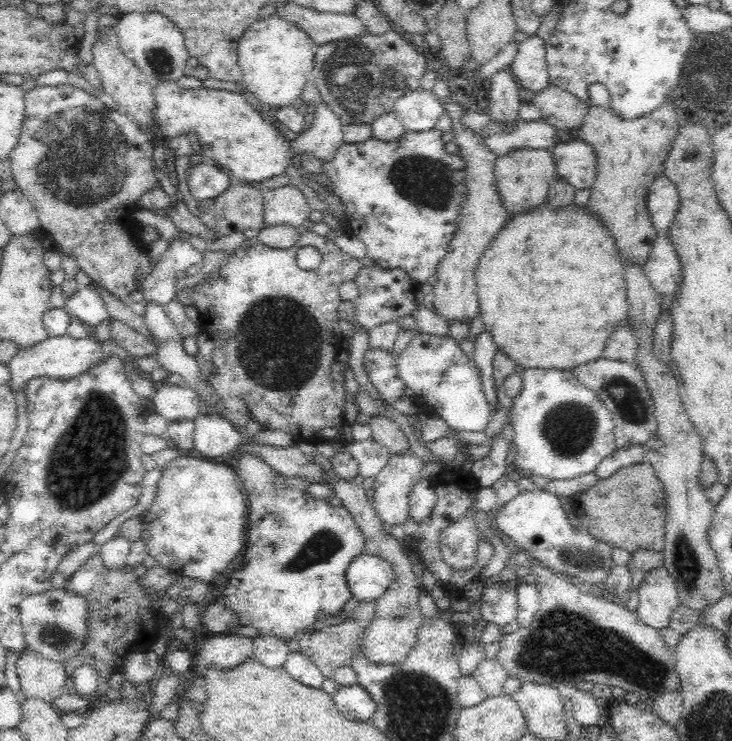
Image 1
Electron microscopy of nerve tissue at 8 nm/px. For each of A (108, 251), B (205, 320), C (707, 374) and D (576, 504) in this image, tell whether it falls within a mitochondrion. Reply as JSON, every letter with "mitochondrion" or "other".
{"A":"other","B":"other","C":"other","D":"other"}

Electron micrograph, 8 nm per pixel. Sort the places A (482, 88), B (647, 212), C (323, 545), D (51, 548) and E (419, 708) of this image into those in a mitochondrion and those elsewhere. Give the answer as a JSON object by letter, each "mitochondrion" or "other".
{"A":"other","B":"other","C":"mitochondrion","D":"other","E":"mitochondrion"}

